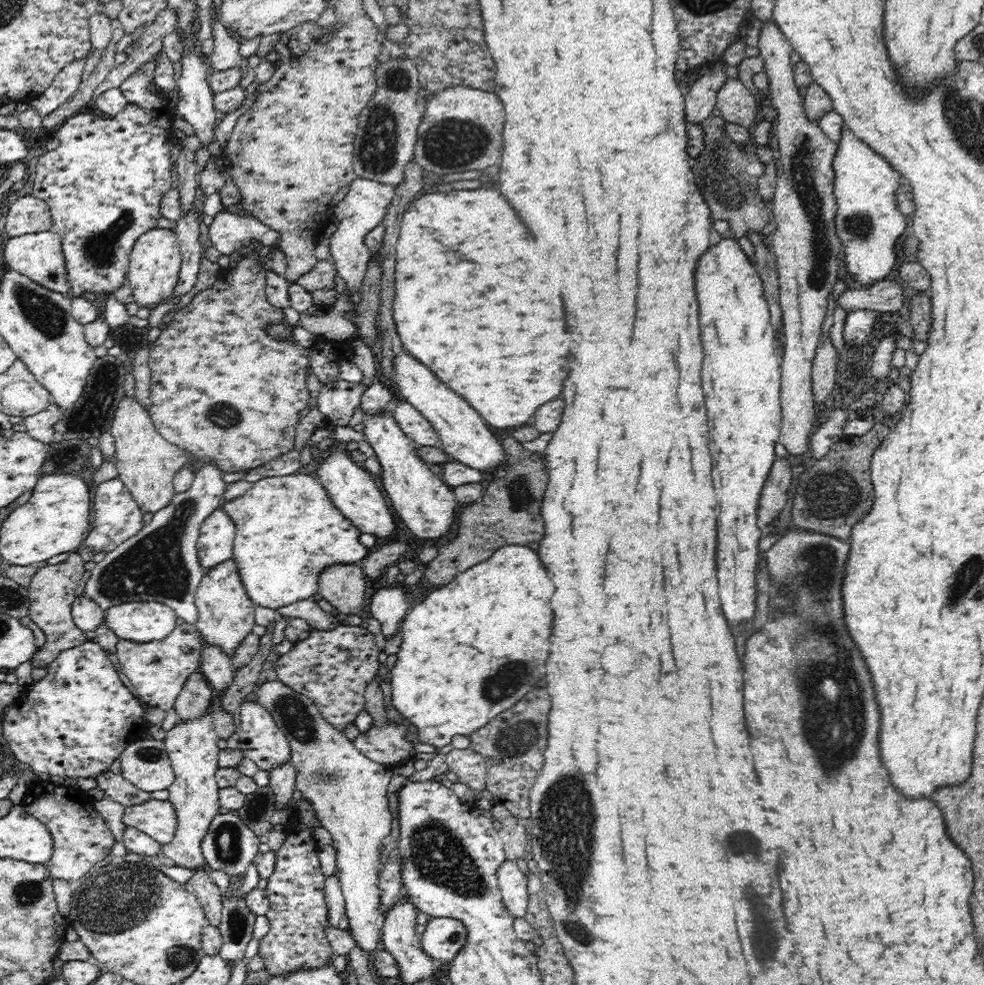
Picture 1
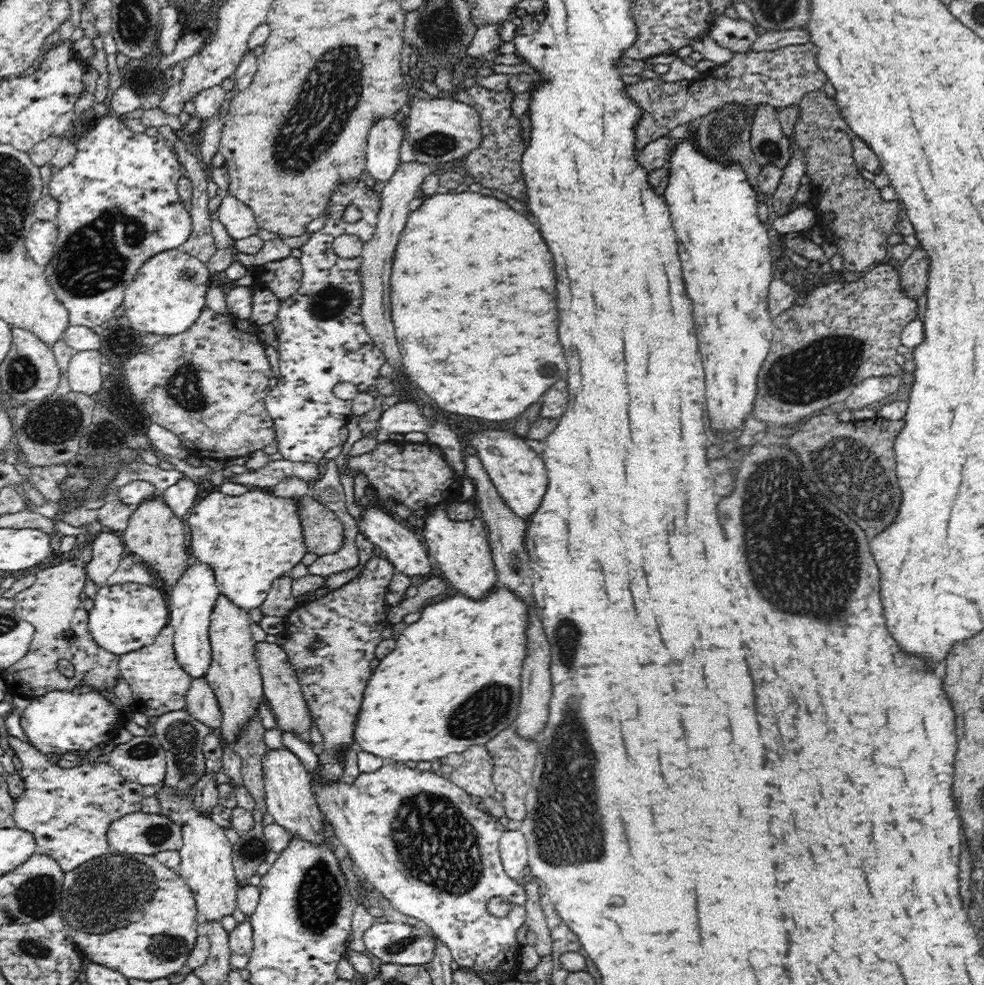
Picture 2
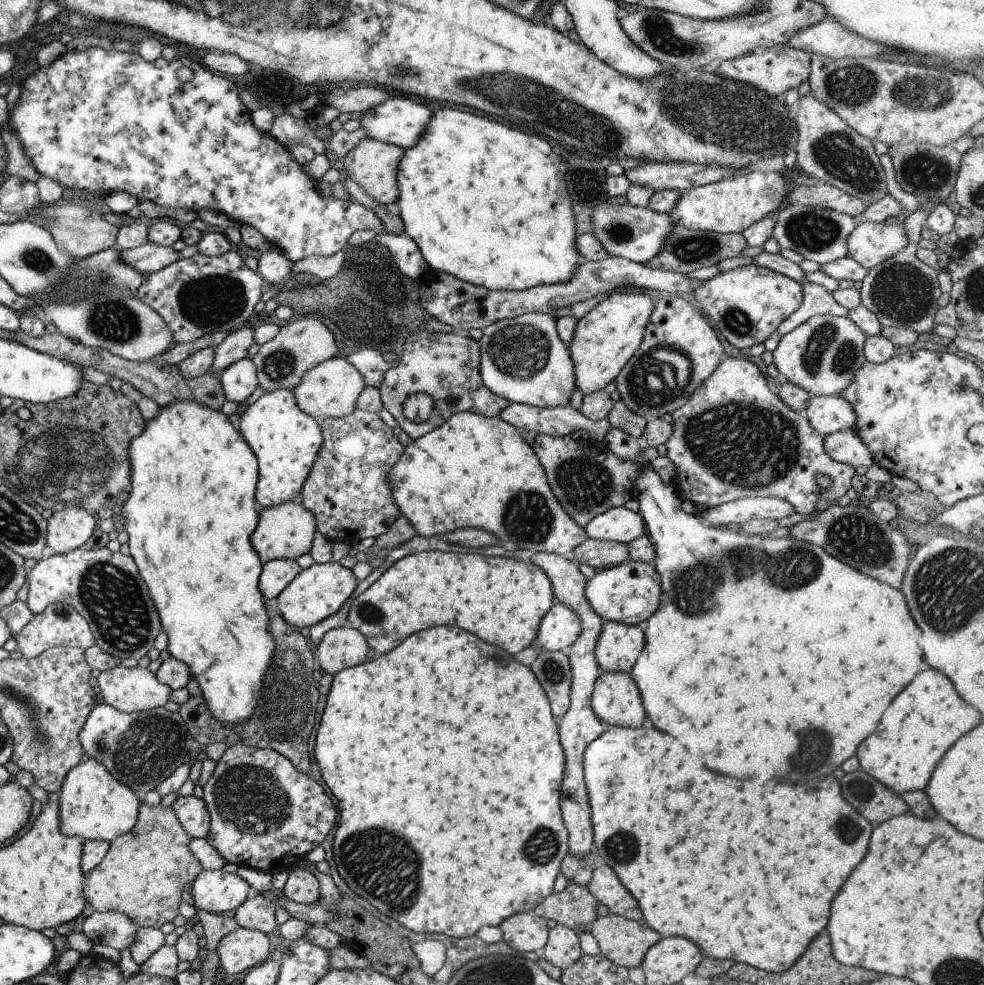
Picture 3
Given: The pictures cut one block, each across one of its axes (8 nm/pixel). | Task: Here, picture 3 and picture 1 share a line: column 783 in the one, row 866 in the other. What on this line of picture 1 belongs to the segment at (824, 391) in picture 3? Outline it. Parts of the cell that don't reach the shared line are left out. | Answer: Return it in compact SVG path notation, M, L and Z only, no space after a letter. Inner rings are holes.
M280 680L265 681L258 690L258 701L272 713L272 717L290 744L290 758L296 767L295 790L299 790L314 815L317 824L330 833L330 846L335 853L335 869L333 875L340 883L345 900L345 913L348 917L348 934L354 939L360 951L368 953L371 965L373 952L381 942L383 923L382 899L378 864L384 851L384 844L390 838L394 816L388 805L388 785L392 780L392 767L386 767L366 758L341 730L332 726L320 714L318 707L303 694L294 692Z

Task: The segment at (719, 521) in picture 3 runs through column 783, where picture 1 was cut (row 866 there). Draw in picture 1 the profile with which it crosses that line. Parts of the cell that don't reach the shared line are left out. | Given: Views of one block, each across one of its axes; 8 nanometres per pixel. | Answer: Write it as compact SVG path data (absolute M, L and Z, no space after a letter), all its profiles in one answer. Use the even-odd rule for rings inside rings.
M506 860L498 868L497 879L501 895L506 907L515 918L522 918L527 912L528 906L528 879L522 873L515 861Z

